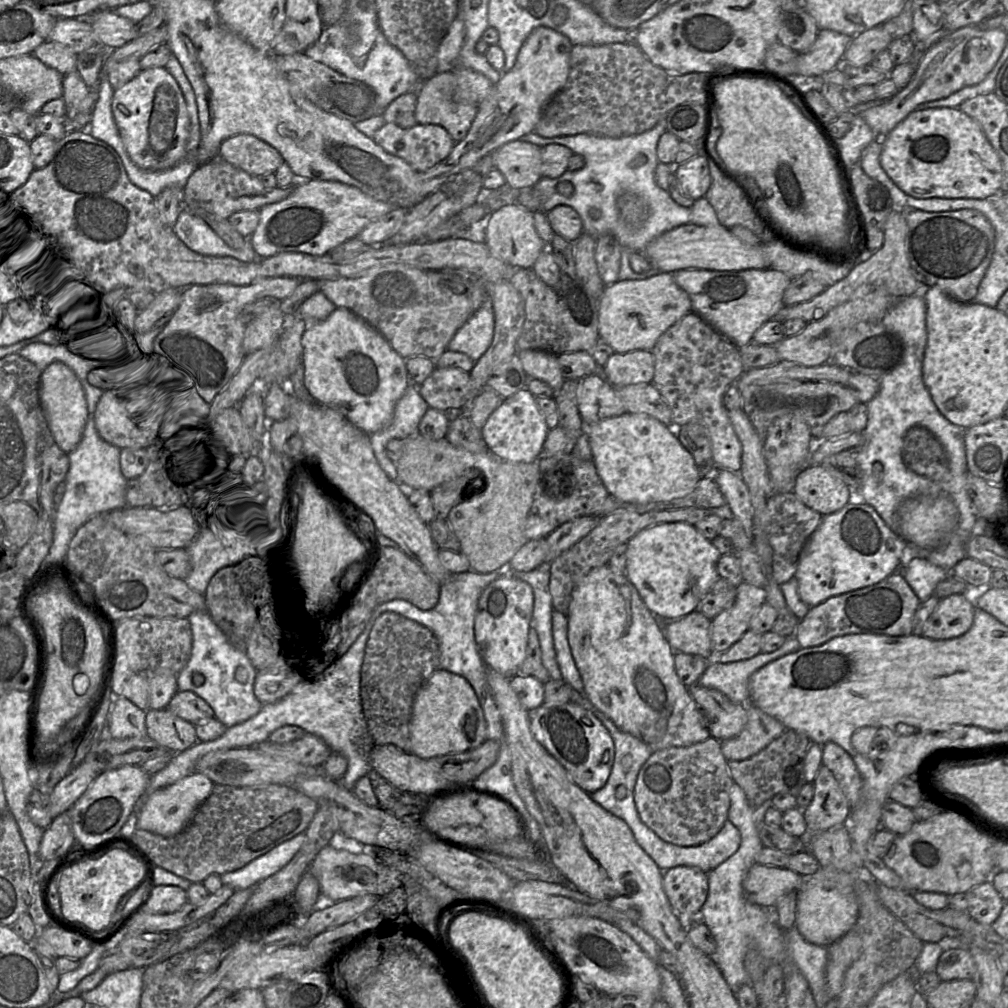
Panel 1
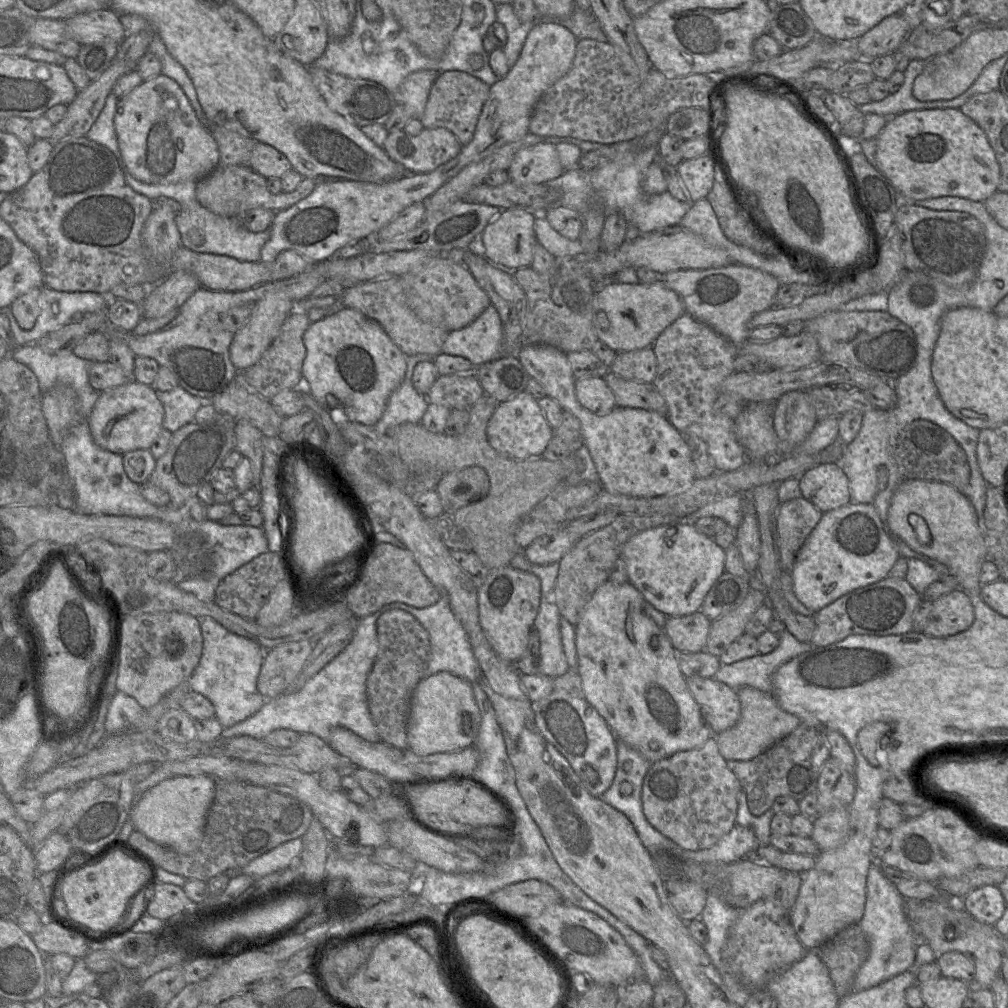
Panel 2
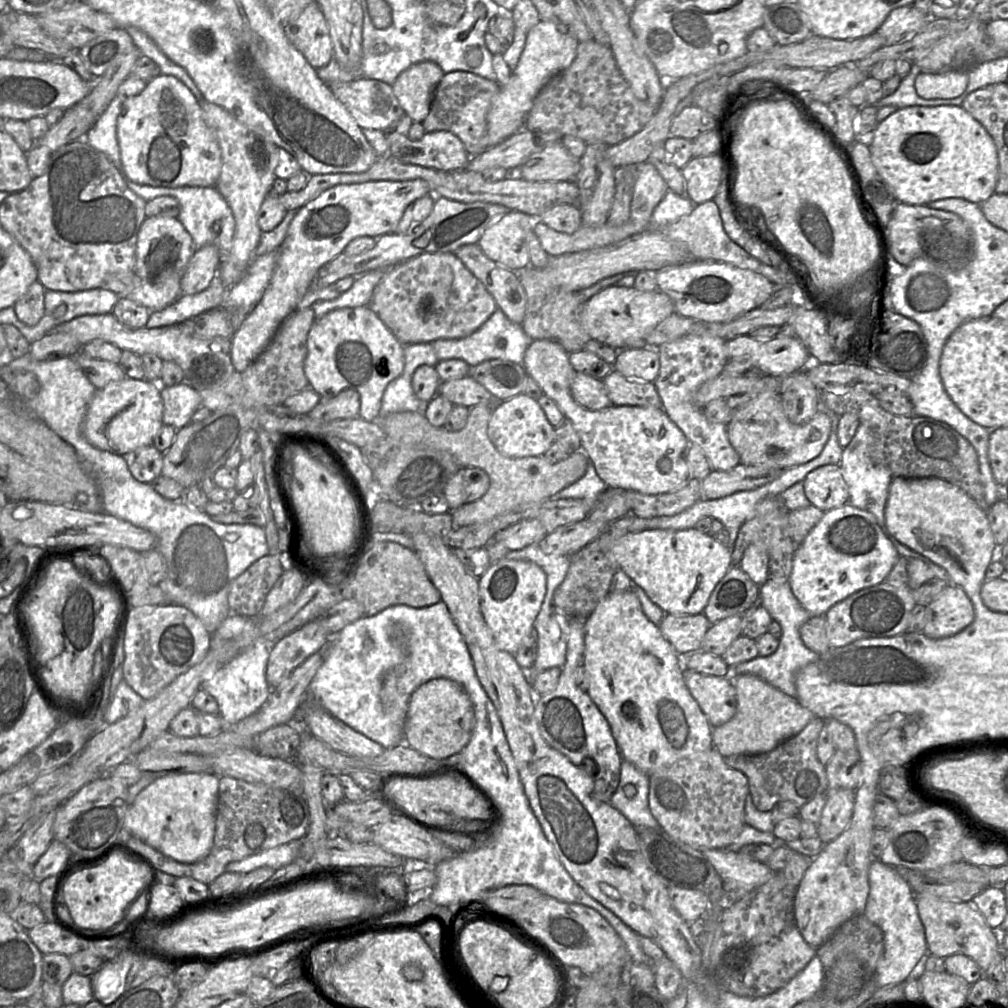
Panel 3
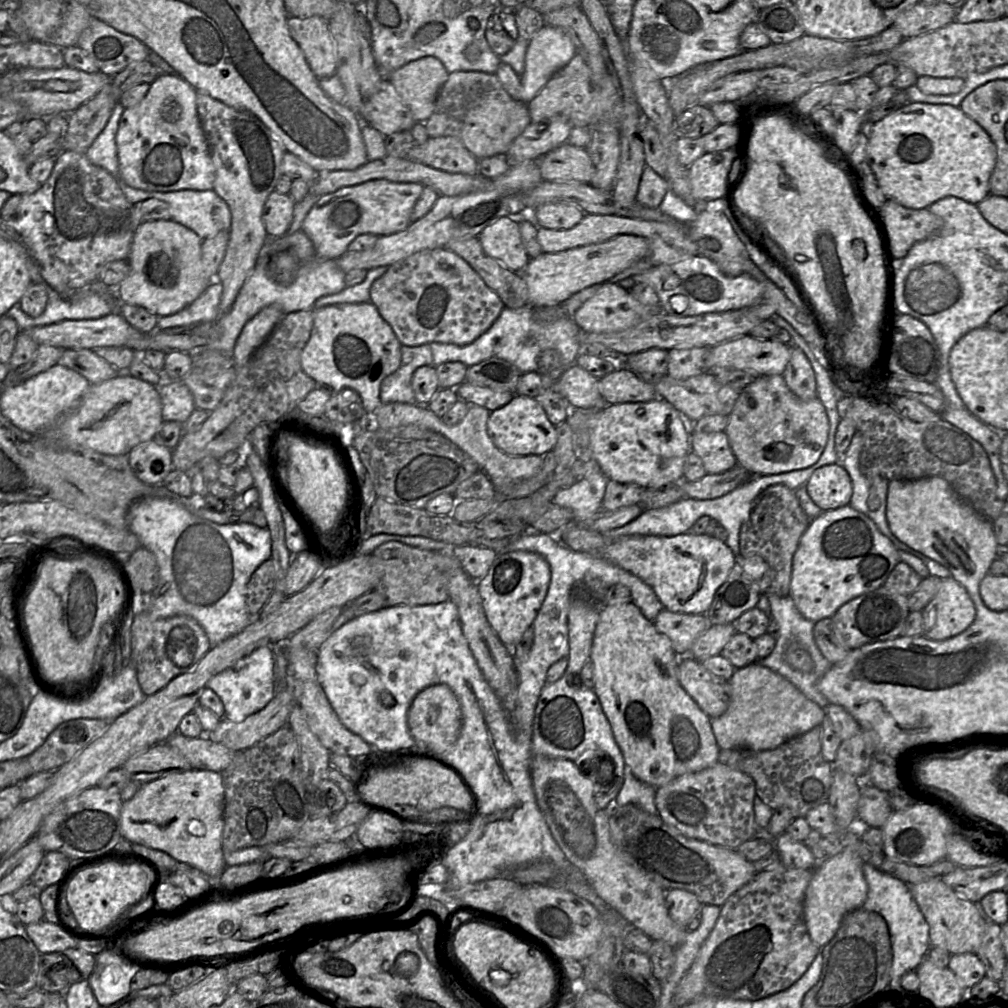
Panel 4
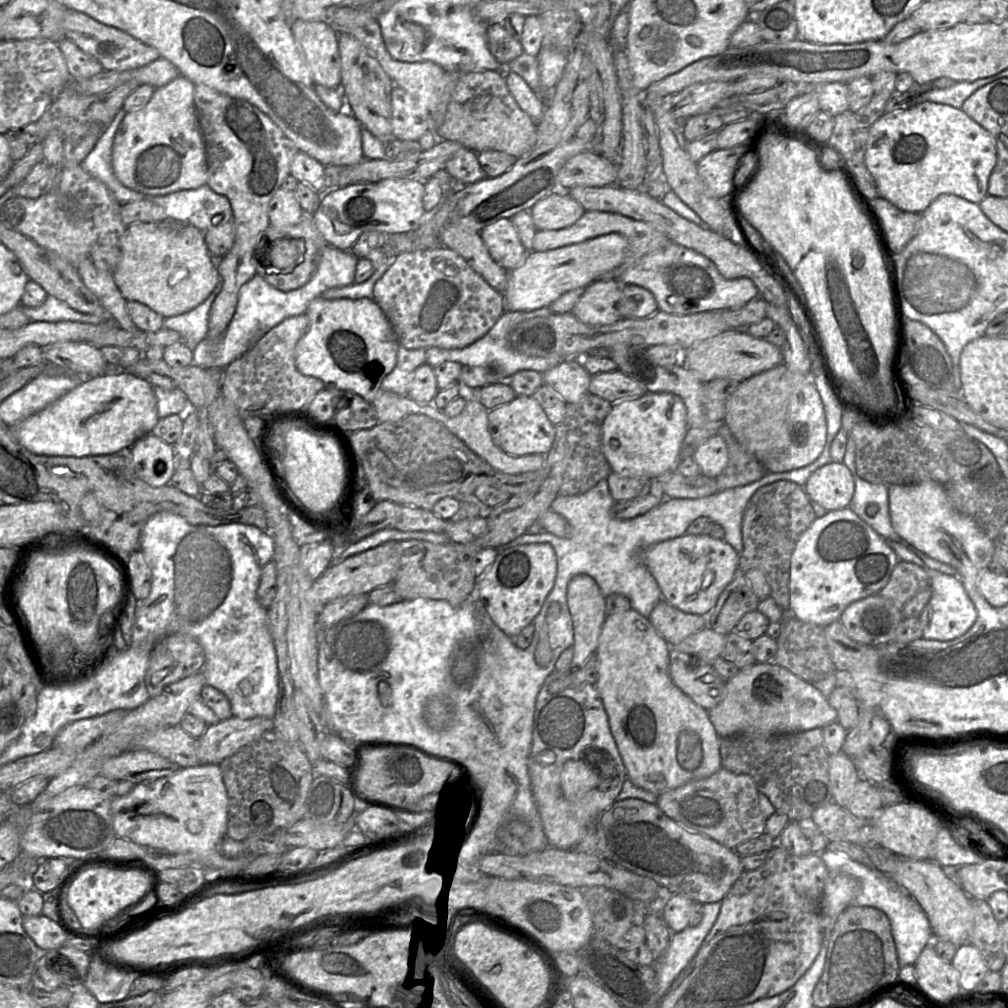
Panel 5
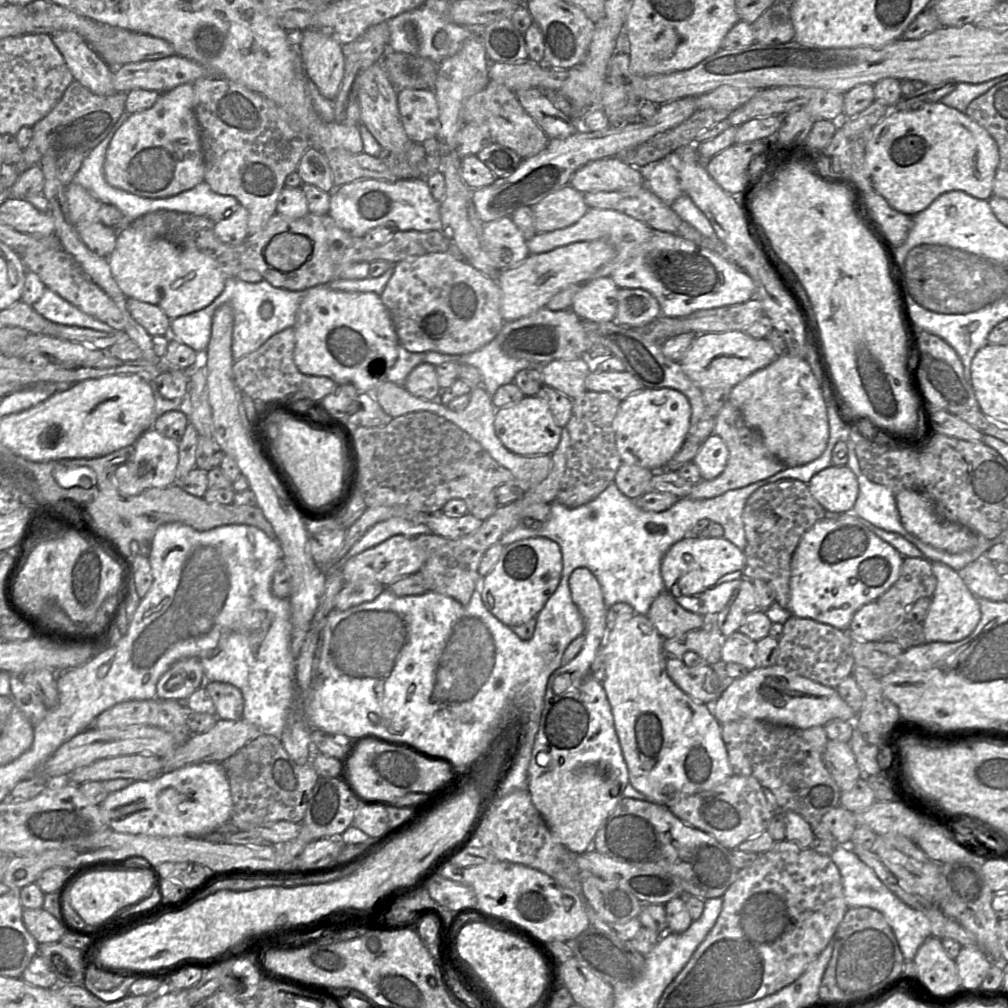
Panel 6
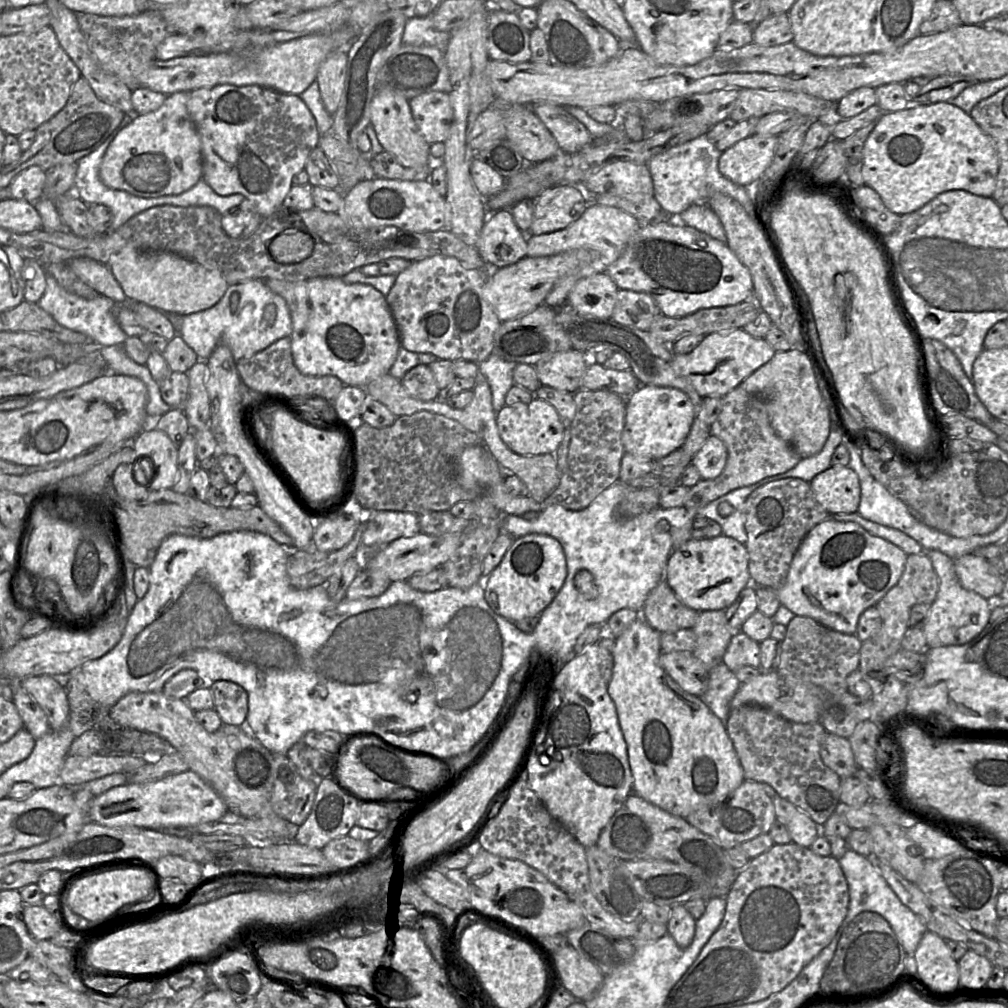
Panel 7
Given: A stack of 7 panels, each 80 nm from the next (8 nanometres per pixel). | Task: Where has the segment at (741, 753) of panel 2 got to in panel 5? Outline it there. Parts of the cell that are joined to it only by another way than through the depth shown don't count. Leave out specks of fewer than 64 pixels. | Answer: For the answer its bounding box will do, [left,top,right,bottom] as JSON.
[708,661,837,737]

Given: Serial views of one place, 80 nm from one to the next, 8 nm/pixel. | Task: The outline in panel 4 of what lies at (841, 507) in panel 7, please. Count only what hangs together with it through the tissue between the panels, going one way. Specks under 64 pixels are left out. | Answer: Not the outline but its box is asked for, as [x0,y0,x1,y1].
[805,460,852,510]

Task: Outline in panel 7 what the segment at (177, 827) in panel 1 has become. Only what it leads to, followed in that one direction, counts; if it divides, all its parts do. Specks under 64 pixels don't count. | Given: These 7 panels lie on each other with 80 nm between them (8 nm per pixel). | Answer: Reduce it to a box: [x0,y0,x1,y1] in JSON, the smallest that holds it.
[89,770,228,830]

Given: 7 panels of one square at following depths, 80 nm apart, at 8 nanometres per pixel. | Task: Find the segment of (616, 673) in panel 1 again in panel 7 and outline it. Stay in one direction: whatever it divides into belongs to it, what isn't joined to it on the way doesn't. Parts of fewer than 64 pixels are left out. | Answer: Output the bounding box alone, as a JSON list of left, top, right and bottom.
[607,620,745,818]

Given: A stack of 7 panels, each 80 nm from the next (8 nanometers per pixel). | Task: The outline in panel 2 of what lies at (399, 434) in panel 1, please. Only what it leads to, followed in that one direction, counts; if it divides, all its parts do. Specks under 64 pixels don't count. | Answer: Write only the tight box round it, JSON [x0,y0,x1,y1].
[375,354,434,433]

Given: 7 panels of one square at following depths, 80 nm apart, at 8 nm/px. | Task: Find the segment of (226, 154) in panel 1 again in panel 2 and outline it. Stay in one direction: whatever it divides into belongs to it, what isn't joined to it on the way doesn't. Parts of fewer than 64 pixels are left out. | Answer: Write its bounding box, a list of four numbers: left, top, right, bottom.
[248,142,292,179]

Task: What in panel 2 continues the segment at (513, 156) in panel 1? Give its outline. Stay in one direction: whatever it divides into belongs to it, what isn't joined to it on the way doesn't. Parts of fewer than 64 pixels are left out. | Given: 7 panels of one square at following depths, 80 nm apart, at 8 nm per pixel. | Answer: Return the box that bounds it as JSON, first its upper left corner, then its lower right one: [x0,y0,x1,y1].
[507,141,564,185]

